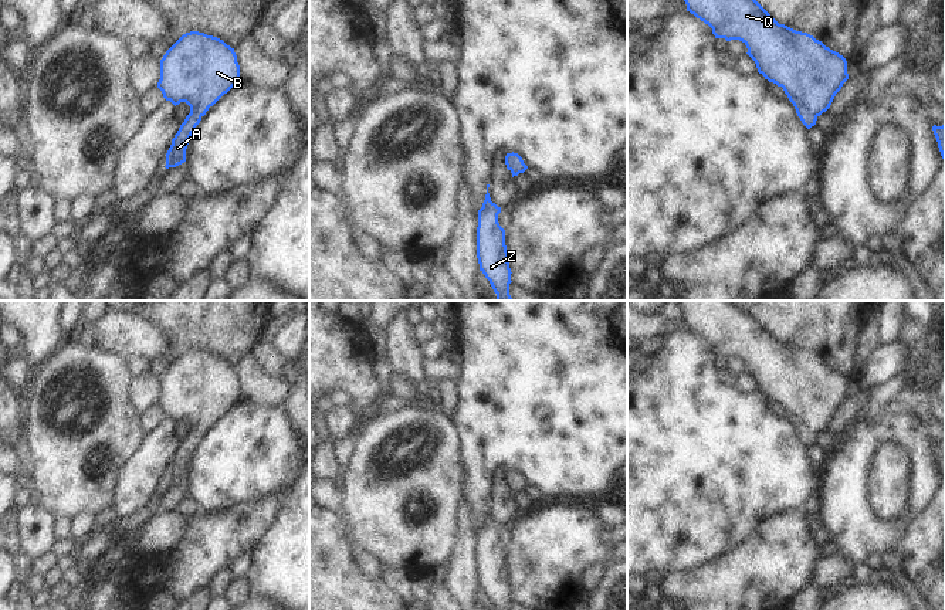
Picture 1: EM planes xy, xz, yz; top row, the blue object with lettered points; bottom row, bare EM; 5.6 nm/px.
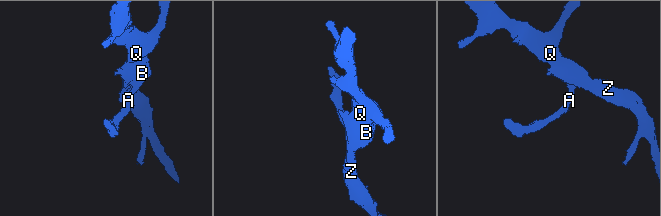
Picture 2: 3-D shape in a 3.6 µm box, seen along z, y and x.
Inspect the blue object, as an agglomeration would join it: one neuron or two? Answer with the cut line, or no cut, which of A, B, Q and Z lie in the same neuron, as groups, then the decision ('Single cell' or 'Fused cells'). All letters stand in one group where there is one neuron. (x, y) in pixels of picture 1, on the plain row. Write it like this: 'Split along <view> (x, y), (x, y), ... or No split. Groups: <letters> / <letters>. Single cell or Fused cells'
No split. Groups: A B Q Z. Single cell

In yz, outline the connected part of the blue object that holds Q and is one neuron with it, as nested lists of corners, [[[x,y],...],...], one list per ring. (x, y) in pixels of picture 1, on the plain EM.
[[[677,301],[687,329],[712,346],[715,356],[739,357],[748,366],[758,390],[782,404],[802,441],[810,447],[826,430],[849,397],[847,379],[813,353],[779,342],[749,311],[736,301]]]

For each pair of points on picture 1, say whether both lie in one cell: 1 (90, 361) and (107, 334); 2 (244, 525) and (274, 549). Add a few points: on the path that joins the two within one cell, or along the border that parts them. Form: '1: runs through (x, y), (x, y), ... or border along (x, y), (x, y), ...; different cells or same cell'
1: border along (95, 345), (124, 361); different cells
2: border along (278, 508), (274, 521), (251, 552); different cells

